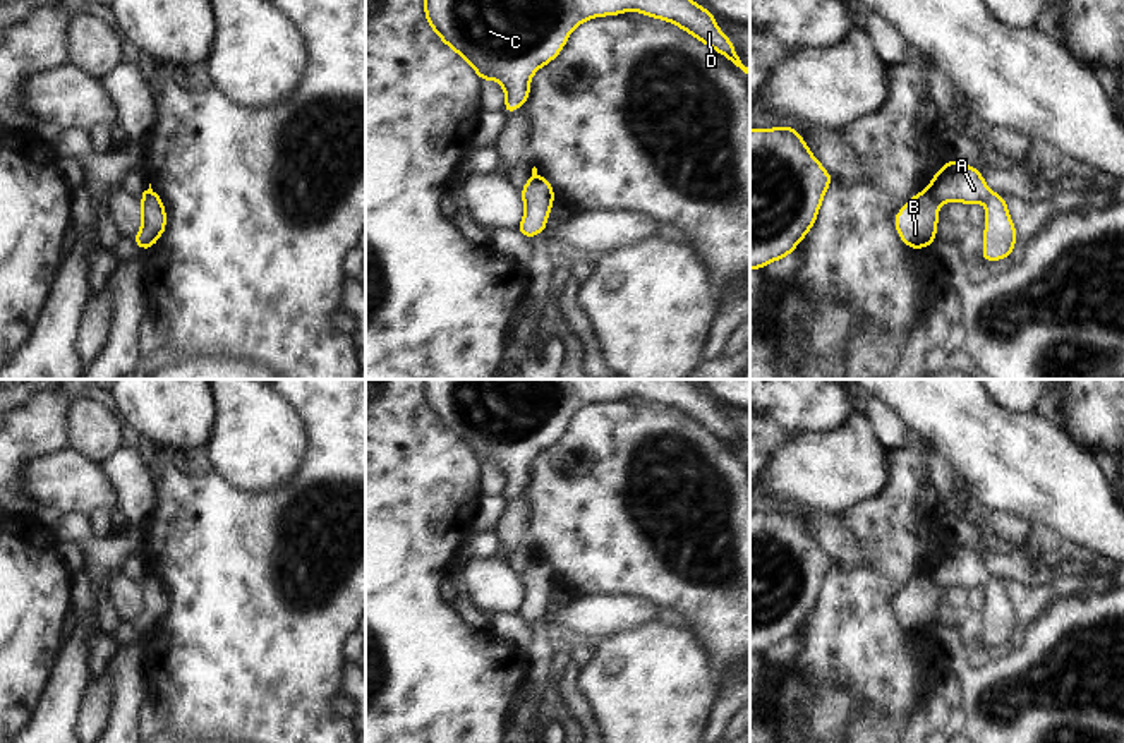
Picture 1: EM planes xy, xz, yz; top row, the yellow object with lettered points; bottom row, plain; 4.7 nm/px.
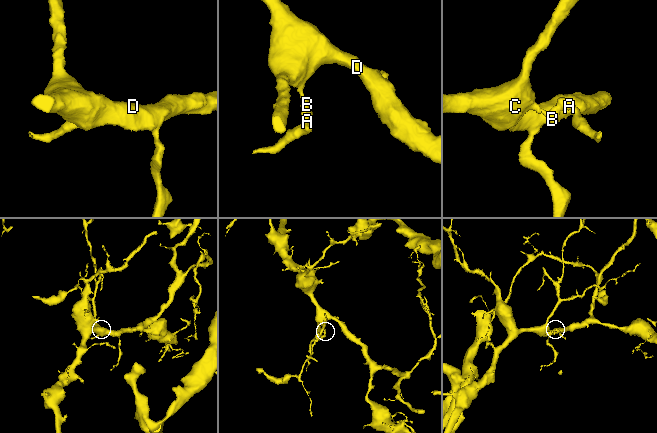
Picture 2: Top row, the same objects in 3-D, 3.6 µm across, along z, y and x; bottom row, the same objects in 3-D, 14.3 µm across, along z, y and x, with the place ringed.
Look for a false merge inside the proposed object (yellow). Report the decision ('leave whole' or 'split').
split

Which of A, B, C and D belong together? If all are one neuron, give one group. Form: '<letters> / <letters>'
A / B C D

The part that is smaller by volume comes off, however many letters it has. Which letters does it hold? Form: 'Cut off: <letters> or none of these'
Cut off: A

